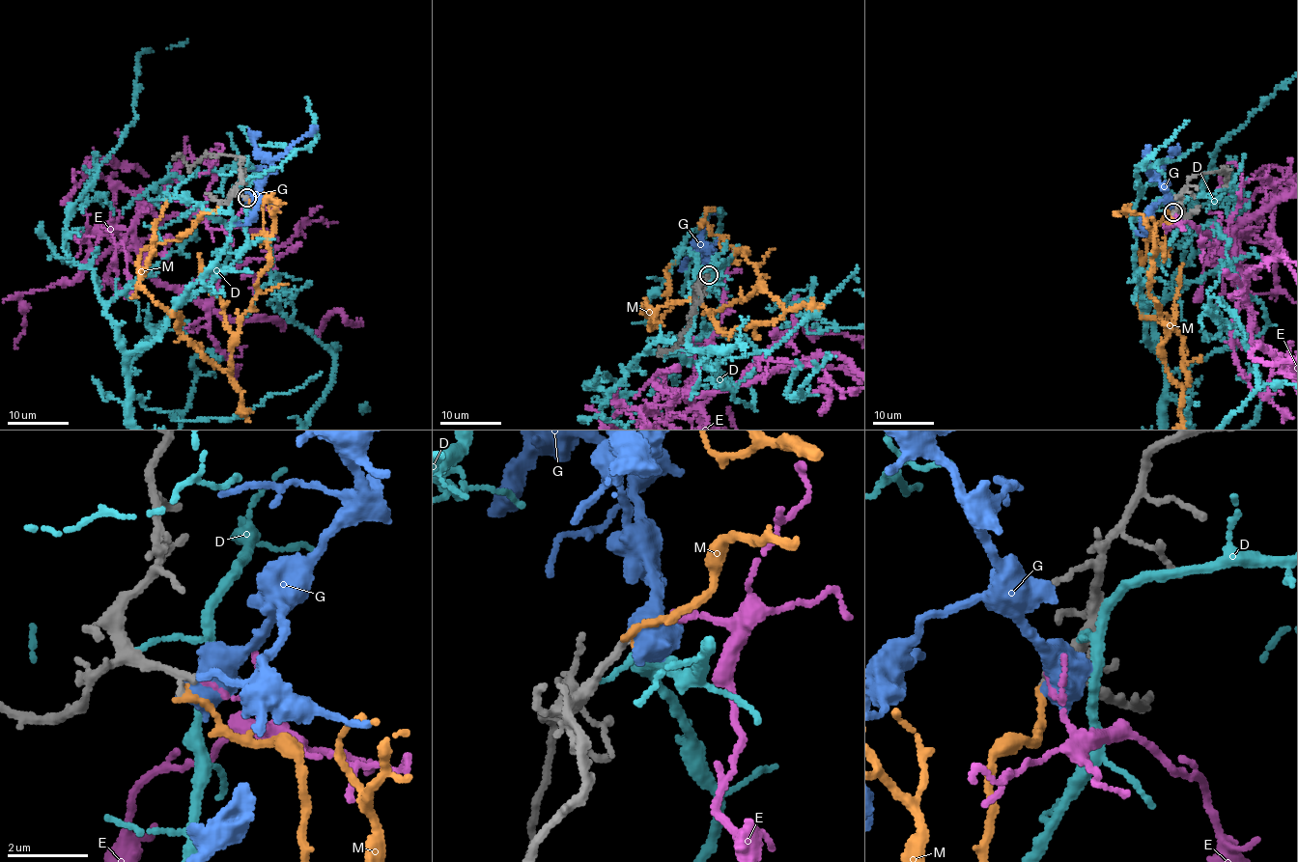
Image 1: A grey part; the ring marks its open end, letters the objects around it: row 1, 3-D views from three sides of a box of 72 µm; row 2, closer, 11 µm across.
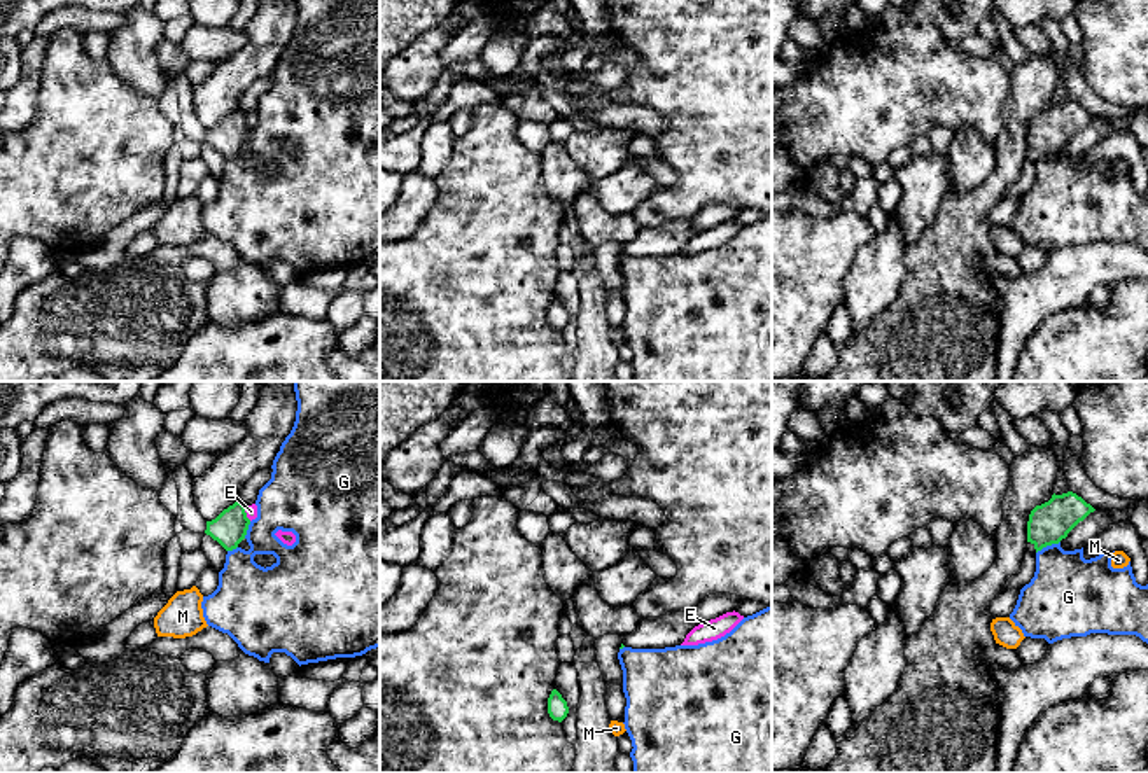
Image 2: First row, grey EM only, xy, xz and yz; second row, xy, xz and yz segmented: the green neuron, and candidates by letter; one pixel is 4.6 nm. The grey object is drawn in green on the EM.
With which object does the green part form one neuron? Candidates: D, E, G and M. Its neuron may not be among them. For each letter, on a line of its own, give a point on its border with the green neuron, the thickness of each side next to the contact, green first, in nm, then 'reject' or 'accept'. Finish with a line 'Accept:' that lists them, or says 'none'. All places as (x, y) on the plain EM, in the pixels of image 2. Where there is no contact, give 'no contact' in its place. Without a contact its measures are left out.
D: no contact; reject
E: meets green in xy at (245, 121); 160 nm thick on the green side, 50 nm on the other; reject
G: meets green in yz at (1047, 153); 190 nm thick on the green side, 360 nm on the other; reject
M: no contact; reject
Accept: none

